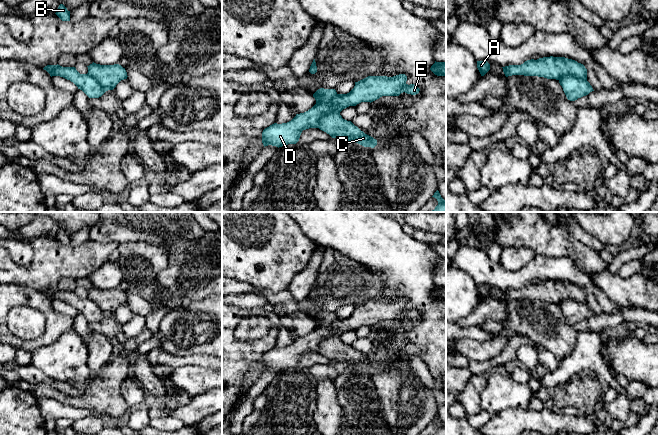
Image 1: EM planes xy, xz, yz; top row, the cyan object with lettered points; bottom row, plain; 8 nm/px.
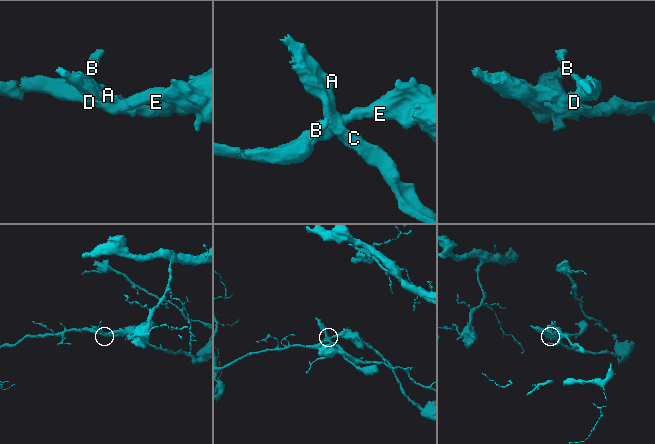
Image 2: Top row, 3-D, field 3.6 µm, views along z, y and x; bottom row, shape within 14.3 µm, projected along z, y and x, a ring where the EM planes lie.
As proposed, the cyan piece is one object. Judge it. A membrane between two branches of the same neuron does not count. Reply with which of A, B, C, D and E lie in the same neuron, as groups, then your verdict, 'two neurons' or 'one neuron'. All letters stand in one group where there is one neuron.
A C / B D E | two neurons

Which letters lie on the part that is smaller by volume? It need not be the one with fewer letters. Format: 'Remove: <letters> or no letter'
Remove: A, C

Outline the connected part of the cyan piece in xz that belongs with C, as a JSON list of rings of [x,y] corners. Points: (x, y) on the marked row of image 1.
[[[338,112],[324,114],[319,121],[318,128],[332,138],[356,142],[364,147],[374,148],[377,145],[376,139],[365,134],[351,121],[343,119]]]

